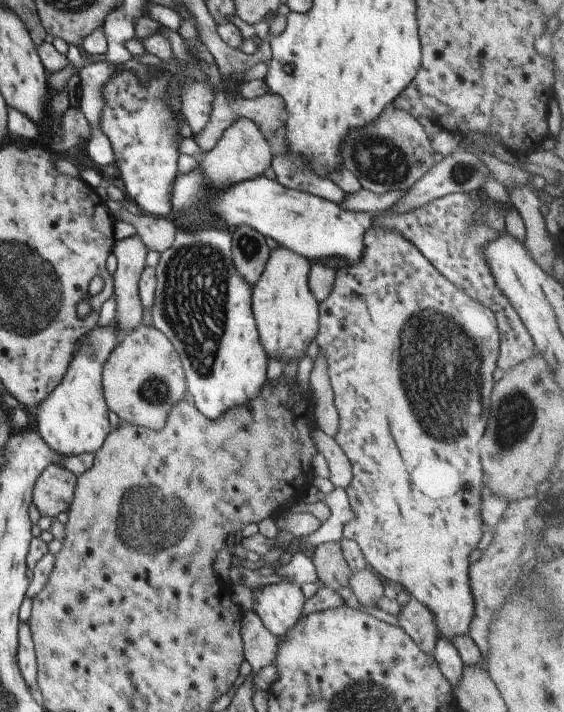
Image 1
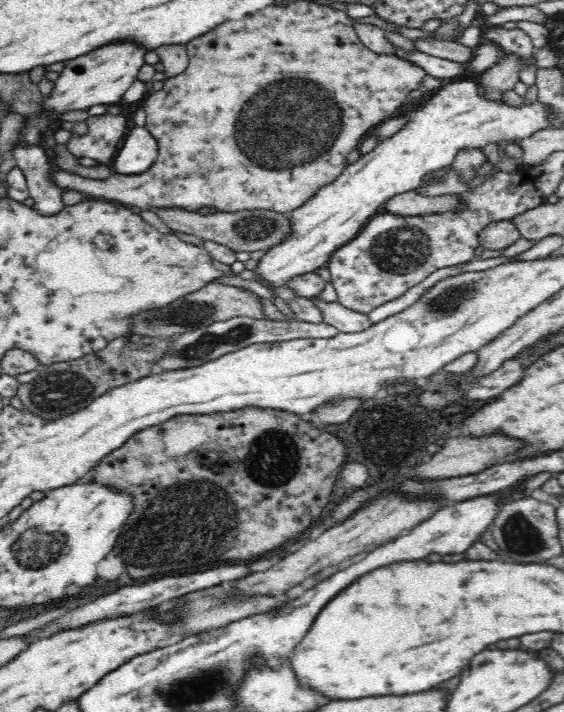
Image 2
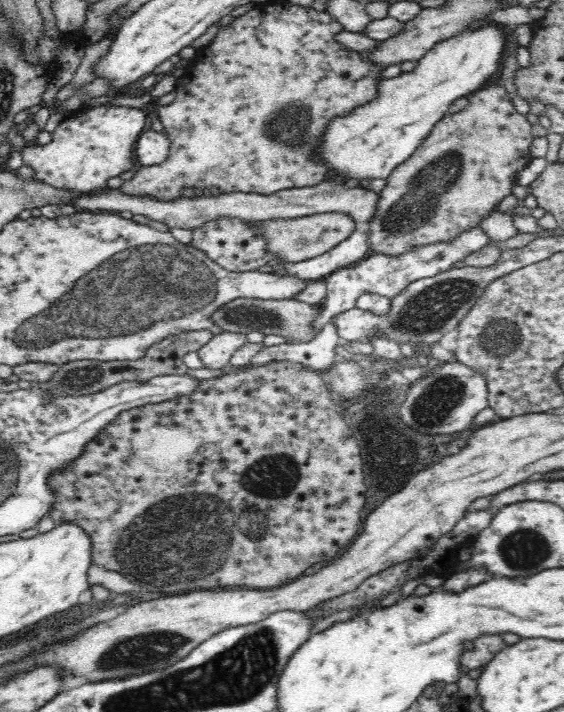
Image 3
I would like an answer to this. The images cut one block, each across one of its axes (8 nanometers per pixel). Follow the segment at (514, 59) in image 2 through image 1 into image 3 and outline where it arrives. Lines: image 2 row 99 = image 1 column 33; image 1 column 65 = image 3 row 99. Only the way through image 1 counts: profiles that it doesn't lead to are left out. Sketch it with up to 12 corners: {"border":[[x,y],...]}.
{"border":[[499,84],[385,178],[362,225],[398,258],[480,228],[533,160]]}

